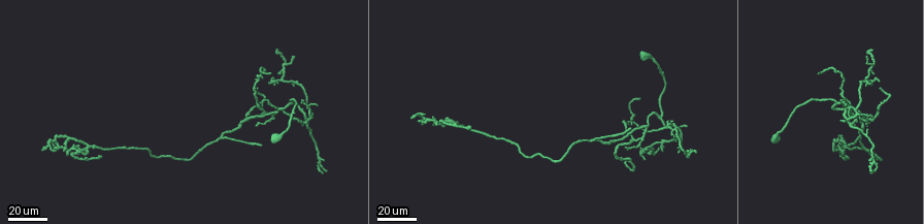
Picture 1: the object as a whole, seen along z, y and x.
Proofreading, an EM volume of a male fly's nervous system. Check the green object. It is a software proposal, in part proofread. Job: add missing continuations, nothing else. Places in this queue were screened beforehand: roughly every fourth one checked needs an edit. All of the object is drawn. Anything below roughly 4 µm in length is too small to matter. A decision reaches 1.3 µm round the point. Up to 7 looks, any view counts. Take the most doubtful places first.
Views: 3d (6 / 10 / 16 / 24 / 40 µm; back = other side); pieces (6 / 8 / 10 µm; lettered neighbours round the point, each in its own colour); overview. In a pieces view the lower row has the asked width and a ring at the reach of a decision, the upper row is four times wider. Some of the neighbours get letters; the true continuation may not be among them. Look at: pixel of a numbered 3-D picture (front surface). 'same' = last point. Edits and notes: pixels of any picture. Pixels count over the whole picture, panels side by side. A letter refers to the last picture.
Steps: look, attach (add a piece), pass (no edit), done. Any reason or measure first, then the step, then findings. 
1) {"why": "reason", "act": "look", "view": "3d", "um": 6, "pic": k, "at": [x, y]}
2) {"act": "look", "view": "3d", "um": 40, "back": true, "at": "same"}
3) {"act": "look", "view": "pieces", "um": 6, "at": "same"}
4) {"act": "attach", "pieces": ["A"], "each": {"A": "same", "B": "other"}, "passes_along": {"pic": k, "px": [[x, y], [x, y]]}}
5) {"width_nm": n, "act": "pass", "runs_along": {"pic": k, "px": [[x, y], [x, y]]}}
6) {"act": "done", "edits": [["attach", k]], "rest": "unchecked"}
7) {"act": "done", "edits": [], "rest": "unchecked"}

{"act": "look", "view": "3d", "um": 40, "pic": 1, "at": [260, 145]}

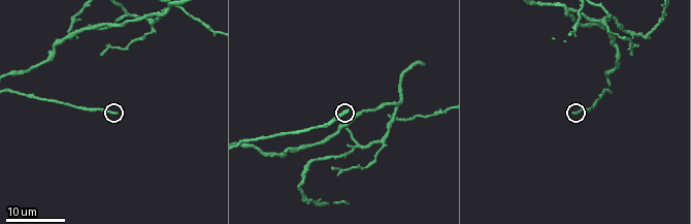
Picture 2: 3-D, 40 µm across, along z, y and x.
{"act": "look", "view": "pieces", "um": 10, "pic": 2, "at": [117, 111]}

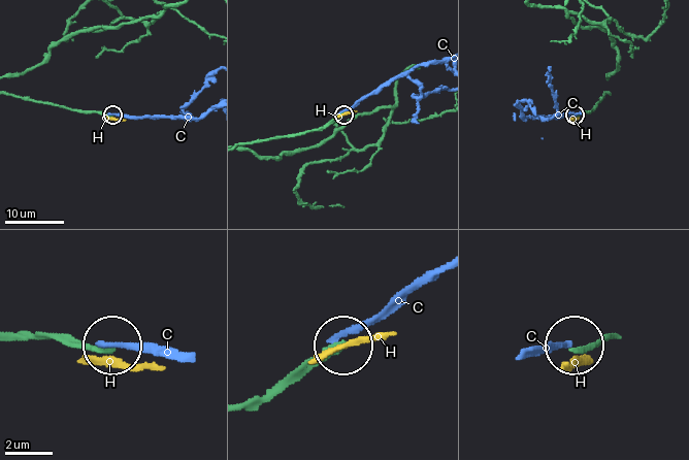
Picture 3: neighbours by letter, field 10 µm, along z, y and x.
{"act": "pass", "each": {"C": "other", "H": "other"}, "runs_along": {"pic": 3, "px": [[26, 98], [111, 114]]}, "found": "none of them fits"}

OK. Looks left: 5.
{"why": "branch stops here", "act": "look", "view": "3d", "um": 16, "pic": 2, "at": [631, 53]}

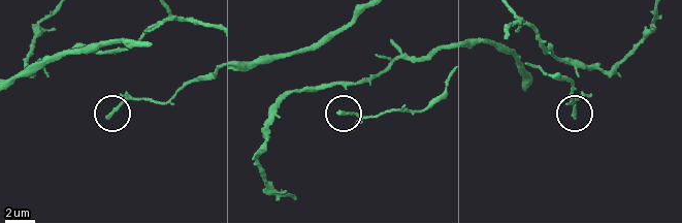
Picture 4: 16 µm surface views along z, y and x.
{"act": "look", "view": "pieces", "um": 8, "pic": 4, "at": [110, 116]}

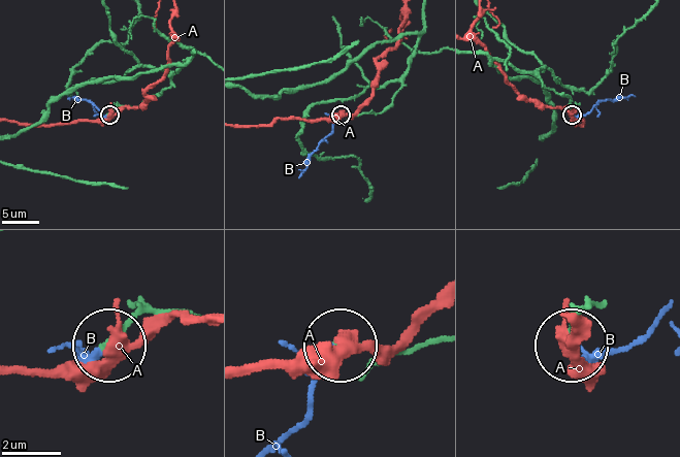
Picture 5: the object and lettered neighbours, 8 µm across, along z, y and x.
{"width_nm": 220, "act": "attach", "pieces": ["B"], "each": {"A": "other", "B": "same"}, "passes_along": {"pic": 5, "px": [[358, 115], [337, 116], [332, 131], [312, 154], [300, 176]]}, "found": "the cell continues"}

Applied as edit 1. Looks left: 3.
{"why": "long arm stops here", "act": "look", "view": "3d", "um": 40, "pic": 1, "at": [846, 156]}

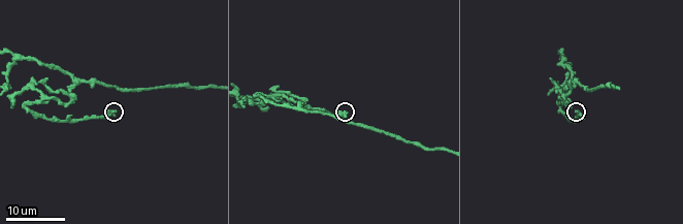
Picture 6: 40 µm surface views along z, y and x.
{"why": "what lies round it", "act": "look", "view": "pieces", "um": 10, "pic": 6, "at": [577, 110]}

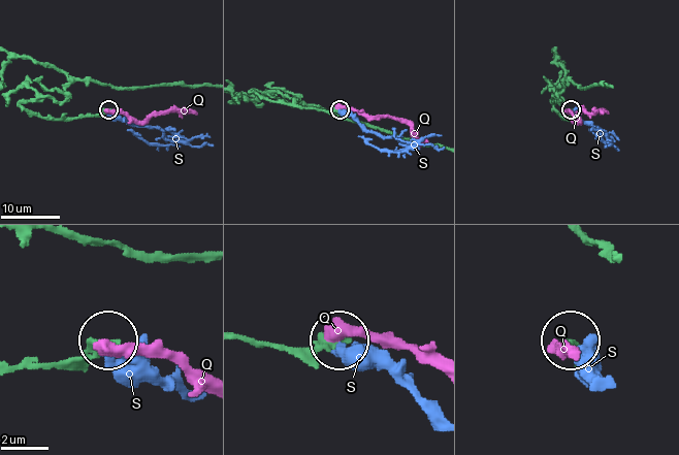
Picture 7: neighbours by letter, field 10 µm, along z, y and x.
{"act": "pass", "each": {"Q": "other", "S": "other"}, "runs_along": {"pic": 7, "px": [[243, 339], [272, 346], [335, 342]]}, "found": "no lettered piece goes on from it"}

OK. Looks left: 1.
{"act": "done", "edits": [["attach", 5]], "rest": "unchecked"}

